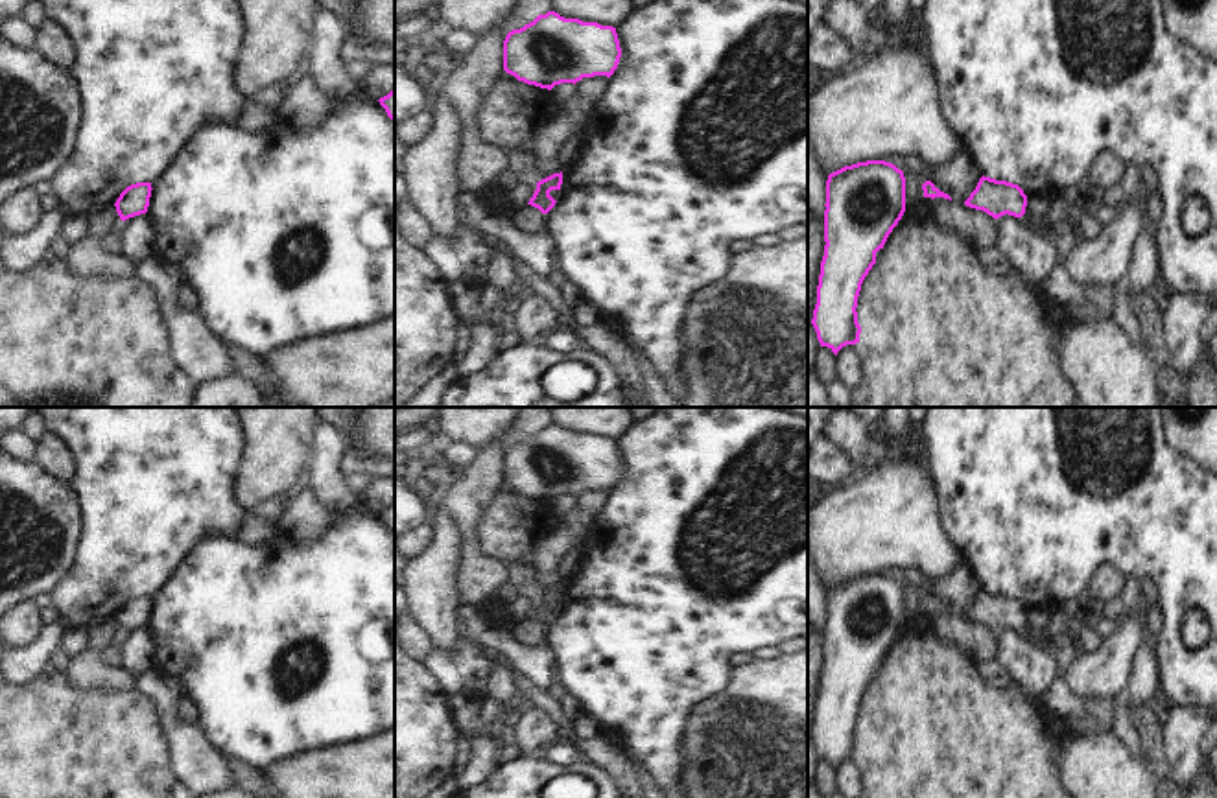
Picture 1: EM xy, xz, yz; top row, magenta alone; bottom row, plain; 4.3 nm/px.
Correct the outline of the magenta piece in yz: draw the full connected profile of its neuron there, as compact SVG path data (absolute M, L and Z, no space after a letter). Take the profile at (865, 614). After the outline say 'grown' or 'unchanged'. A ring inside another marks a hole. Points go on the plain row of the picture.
M885 573L845 579L828 588L824 619L826 658L811 737L821 759L828 759L837 769L843 759L859 756L857 710L865 689L876 676L876 665L883 662L905 625L904 584Z; unchanged

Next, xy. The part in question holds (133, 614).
M136 595L127 599L114 616L120 632L125 634L129 630L146 627L151 603L151 595Z; unchanged

